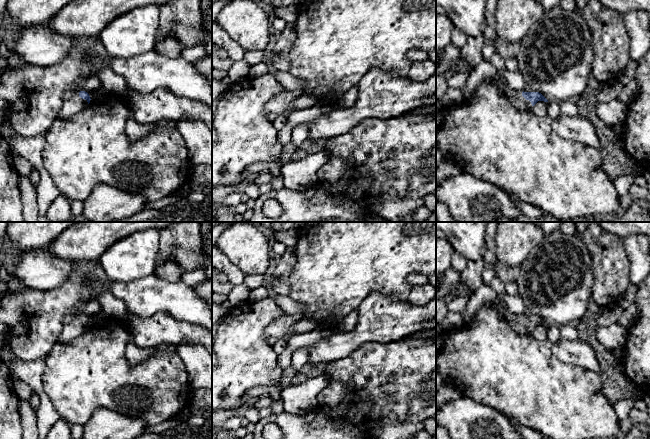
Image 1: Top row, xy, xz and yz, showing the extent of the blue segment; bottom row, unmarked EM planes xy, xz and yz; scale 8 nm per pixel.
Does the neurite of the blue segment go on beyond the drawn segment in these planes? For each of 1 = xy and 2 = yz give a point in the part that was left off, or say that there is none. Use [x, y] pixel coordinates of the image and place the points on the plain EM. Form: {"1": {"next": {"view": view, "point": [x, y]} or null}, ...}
{"1": {"next": {"view": "xy", "point": [73, 328]}}, "2": {"next": {"view": "yz", "point": [518, 325]}}}

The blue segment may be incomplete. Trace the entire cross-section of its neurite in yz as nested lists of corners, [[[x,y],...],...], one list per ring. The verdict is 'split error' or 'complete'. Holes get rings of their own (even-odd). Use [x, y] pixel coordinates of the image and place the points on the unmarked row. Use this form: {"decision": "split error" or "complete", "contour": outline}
{"decision": "split error", "contour": [[[507,312],[505,314],[505,319],[519,335],[531,334],[538,325],[548,326],[548,324],[539,316],[520,316]]]}

